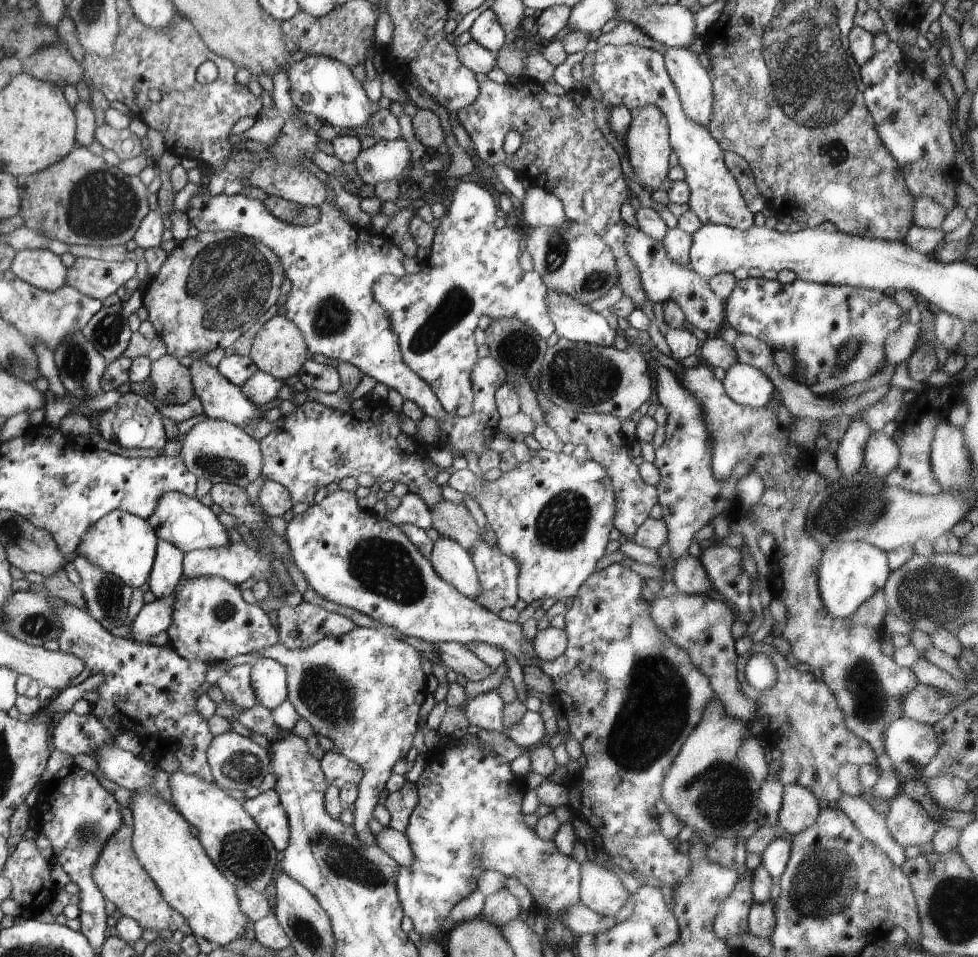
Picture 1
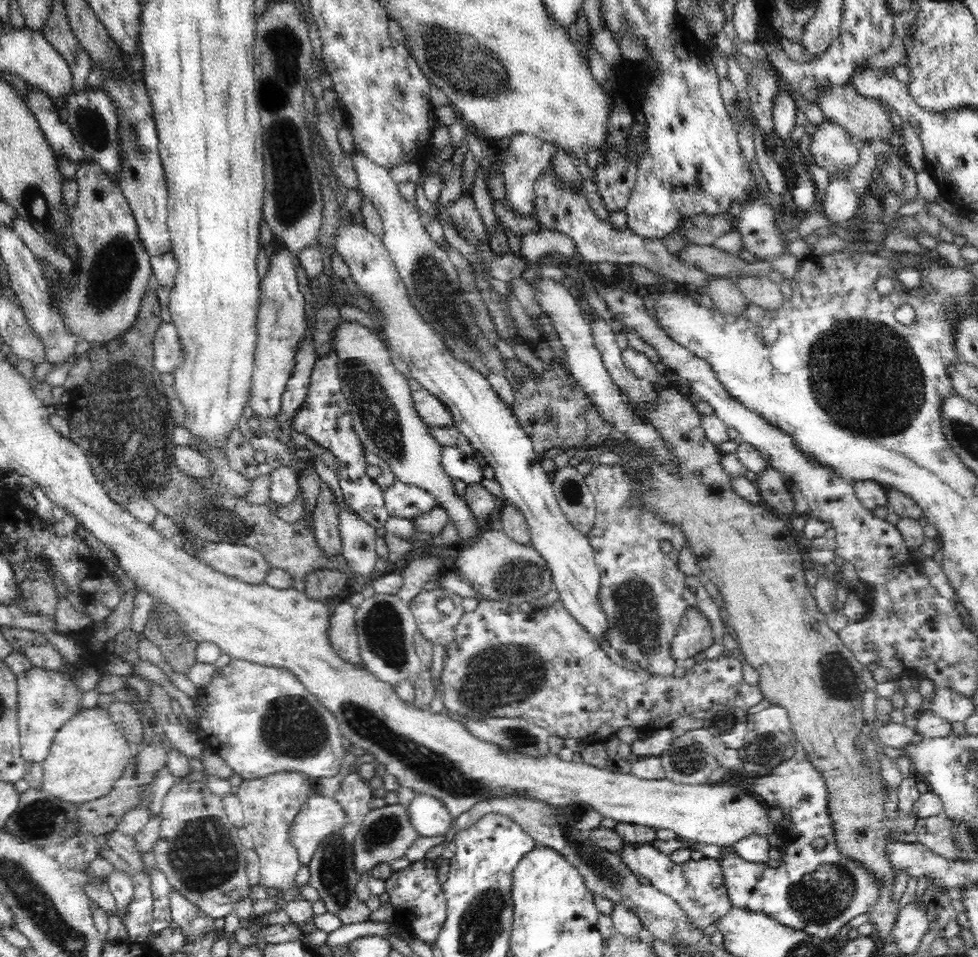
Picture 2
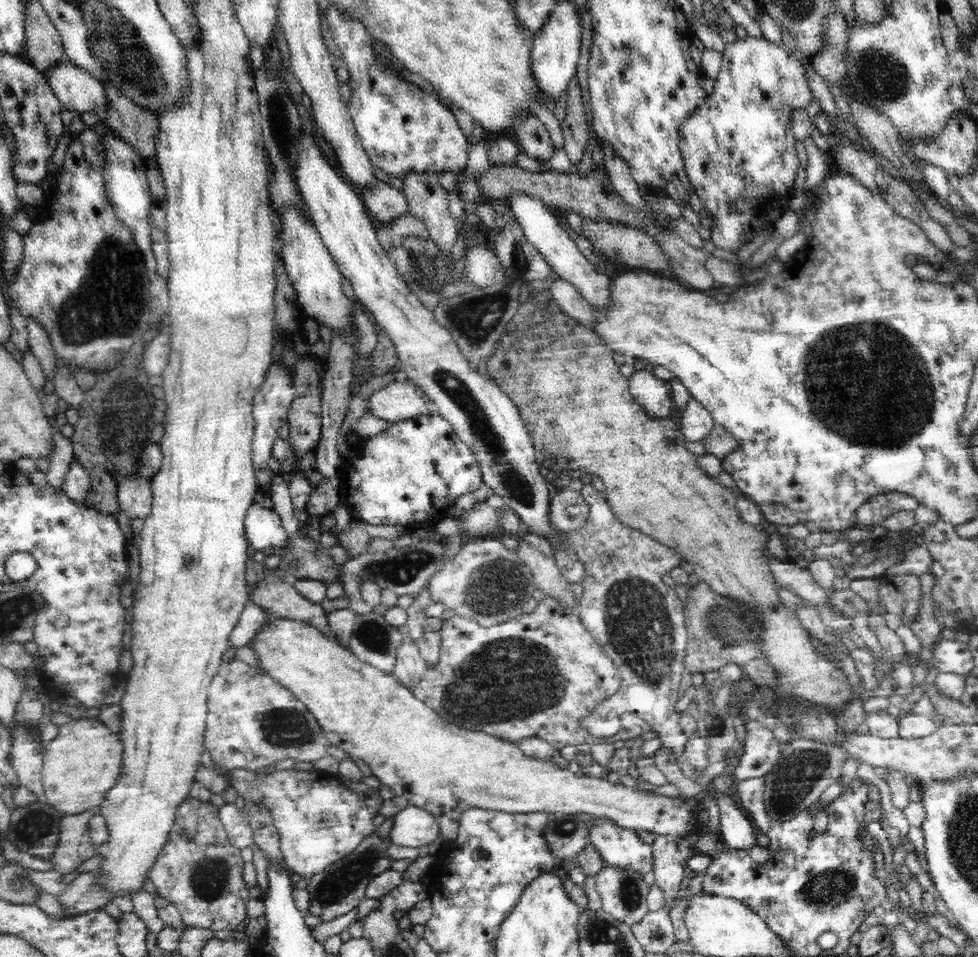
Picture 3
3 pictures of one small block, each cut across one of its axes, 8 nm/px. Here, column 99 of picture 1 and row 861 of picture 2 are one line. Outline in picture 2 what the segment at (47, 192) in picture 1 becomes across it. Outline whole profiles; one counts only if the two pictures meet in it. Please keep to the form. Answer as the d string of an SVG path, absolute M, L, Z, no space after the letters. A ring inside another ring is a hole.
M200 781L176 782L161 804L160 838L152 848L156 865L176 894L219 923L251 889L247 878L247 850L228 819L223 797L212 793Z

